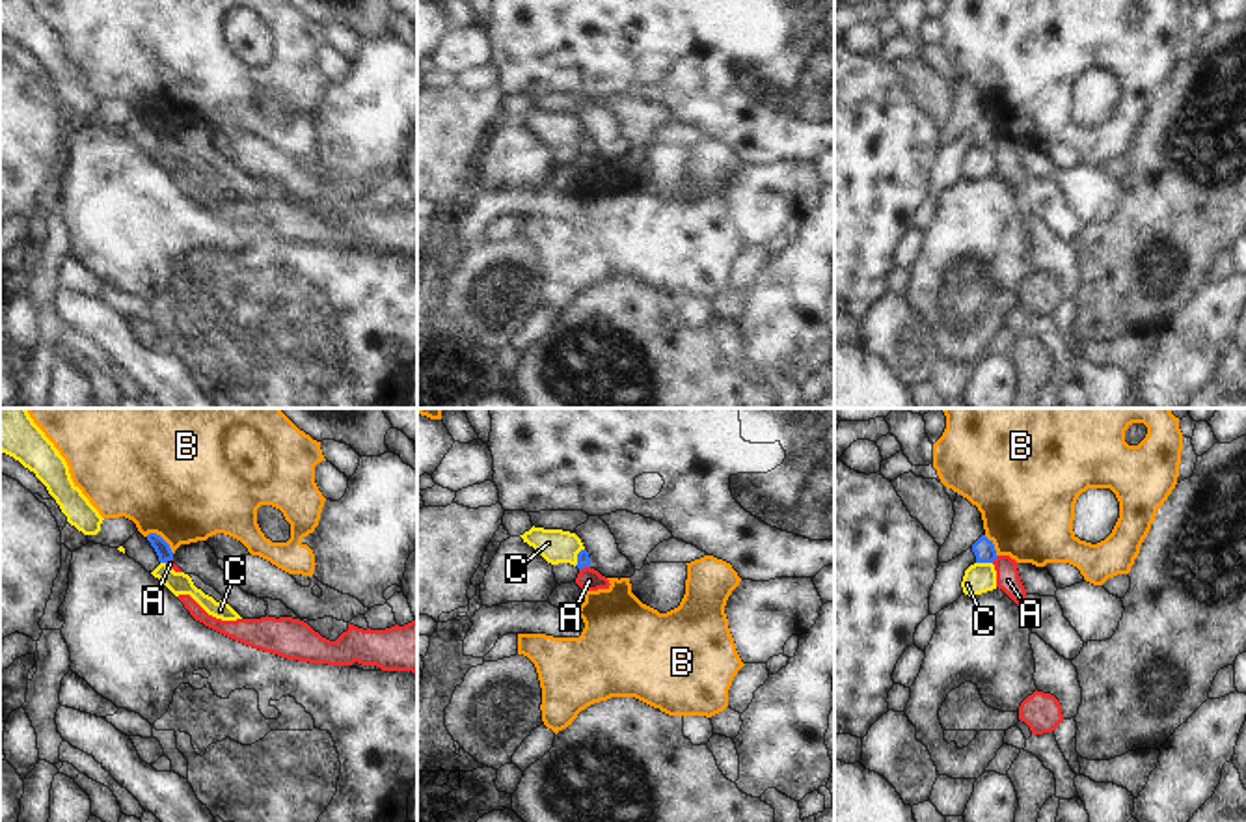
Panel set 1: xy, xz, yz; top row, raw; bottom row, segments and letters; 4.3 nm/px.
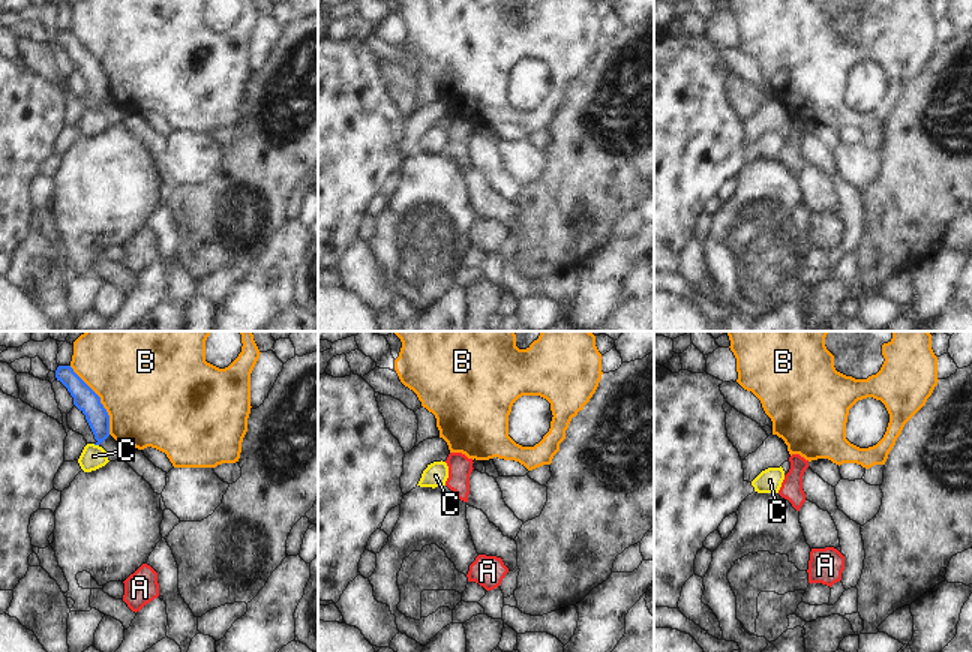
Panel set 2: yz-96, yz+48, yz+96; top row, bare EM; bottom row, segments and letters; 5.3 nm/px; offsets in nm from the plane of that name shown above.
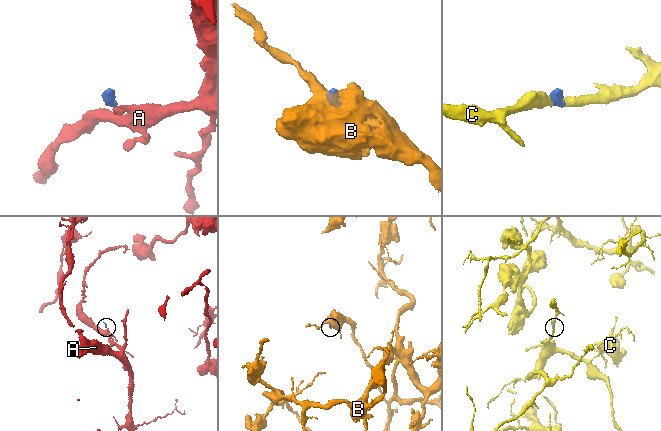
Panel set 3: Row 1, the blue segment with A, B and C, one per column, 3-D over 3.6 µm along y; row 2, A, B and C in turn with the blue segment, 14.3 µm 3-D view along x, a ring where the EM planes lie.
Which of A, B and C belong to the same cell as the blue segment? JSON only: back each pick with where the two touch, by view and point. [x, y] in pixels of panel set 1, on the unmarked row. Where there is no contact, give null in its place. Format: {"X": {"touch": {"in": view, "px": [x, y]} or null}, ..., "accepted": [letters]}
{"accepted": []}

